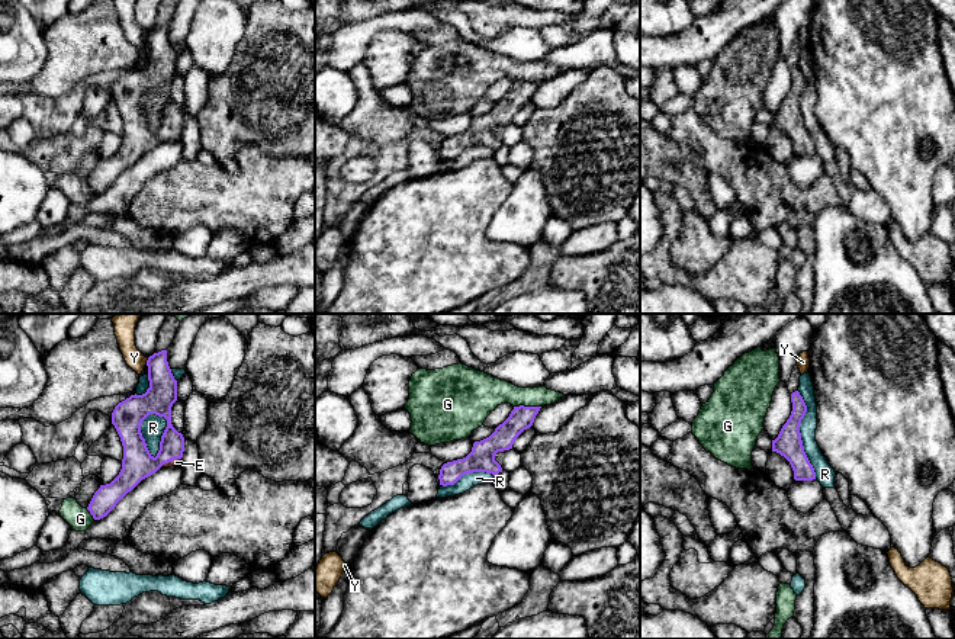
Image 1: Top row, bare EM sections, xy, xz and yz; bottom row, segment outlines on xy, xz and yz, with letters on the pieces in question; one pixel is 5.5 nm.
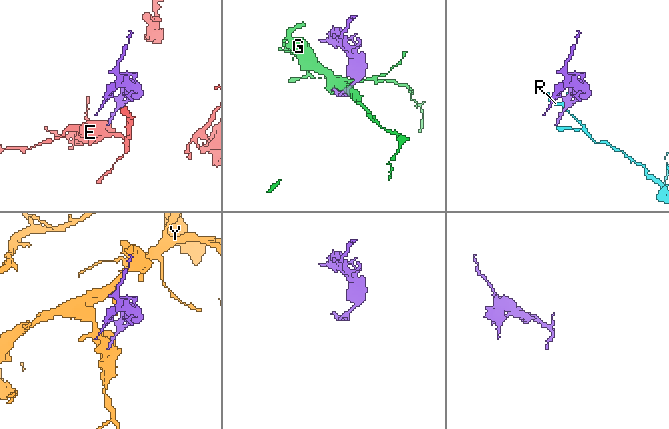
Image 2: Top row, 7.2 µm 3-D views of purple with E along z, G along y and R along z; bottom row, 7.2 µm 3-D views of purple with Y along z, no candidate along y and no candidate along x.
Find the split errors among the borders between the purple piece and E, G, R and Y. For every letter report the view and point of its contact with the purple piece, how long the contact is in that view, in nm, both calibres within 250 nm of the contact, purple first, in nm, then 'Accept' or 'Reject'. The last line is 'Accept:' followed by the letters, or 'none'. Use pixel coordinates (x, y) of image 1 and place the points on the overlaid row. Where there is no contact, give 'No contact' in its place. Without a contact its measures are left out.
E: Touches purple at xy (170, 461). Shared border 130 nm. Thickness 170 nm (purple) against 50 nm. Accept
G: Touches purple at xz (527, 407). Shared border 150 nm. Thickness 130 nm (purple) against 200 nm. Reject
R: Touches purple at xy (141, 436). Shared border 260 nm. Thickness 170 nm (purple) against 130 nm. Reject
Y: Touches purple at xy (147, 360). Shared border 40 nm. Thickness 160 nm (purple) against 130 nm. Reject
Accept: E

